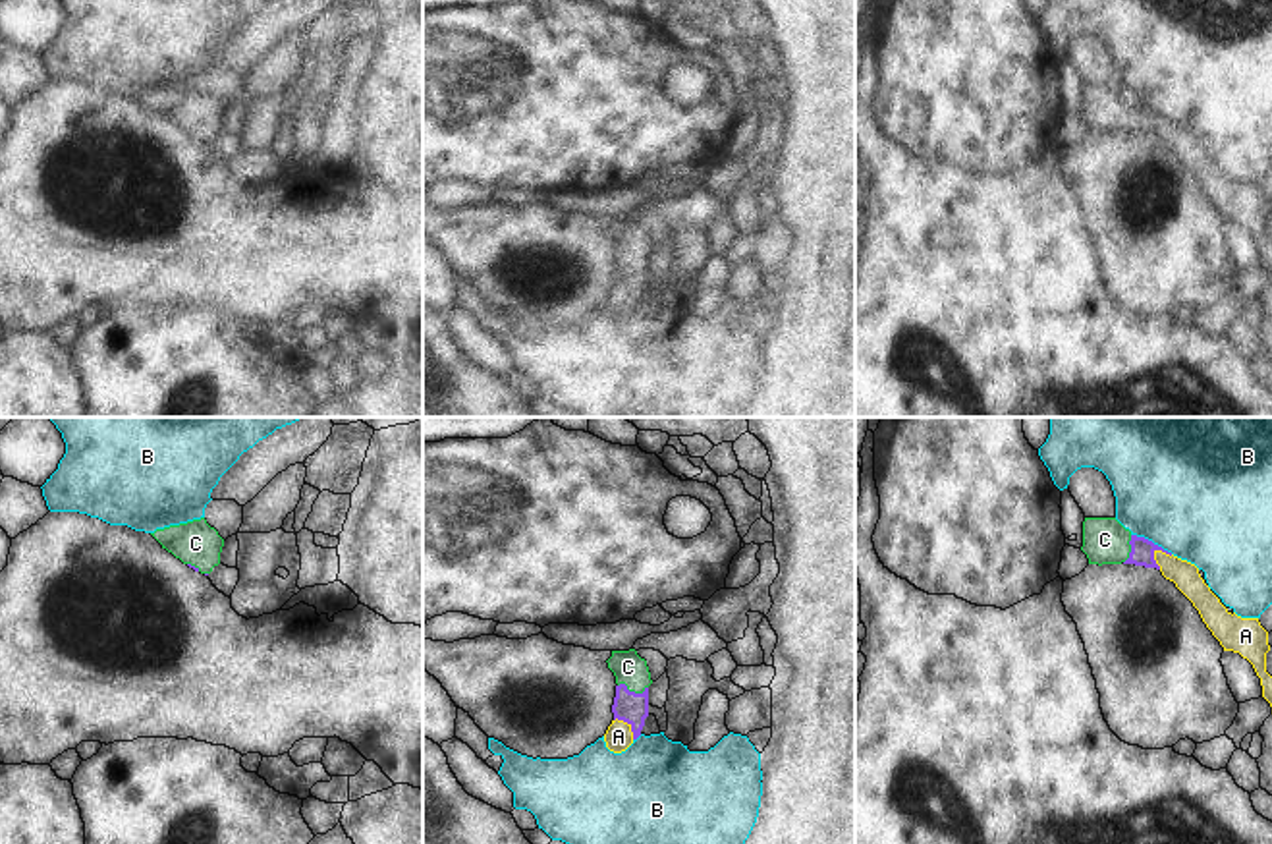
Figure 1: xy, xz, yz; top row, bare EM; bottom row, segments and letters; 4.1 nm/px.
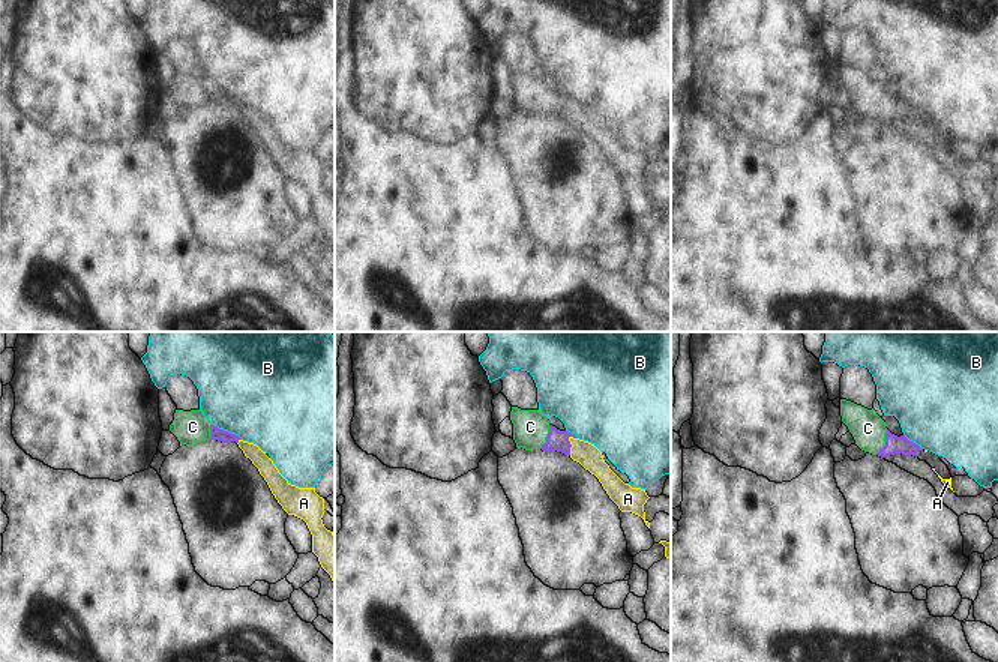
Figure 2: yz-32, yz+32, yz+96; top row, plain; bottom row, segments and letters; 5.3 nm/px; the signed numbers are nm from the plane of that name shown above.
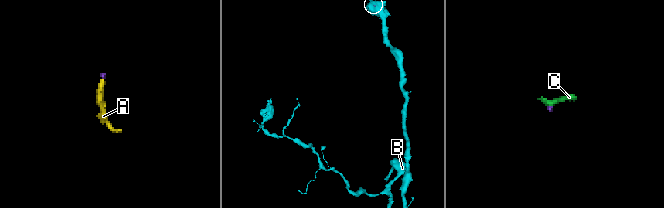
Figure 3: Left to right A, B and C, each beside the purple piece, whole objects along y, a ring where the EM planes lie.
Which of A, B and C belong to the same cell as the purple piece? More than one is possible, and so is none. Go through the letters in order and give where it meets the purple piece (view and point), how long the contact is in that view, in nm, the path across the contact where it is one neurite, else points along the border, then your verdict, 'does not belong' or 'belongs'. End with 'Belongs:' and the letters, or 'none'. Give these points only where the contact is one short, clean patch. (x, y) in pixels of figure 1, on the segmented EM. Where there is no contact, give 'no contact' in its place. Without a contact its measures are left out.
A: yz (1162, 551) | 90 nm | across yz (1141, 553), (1162, 551), (1186, 576) | belongs
B: yz (1151, 541) | 190 nm | along yz (1132, 534), (1143, 535), (1172, 553) | does not belong
C: xz (634, 692) | 130 nm | across xz (632, 707), (634, 692), (634, 678), (628, 667) | belongs
Belongs: A, C

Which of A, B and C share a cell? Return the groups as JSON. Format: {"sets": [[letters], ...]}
{"sets": [["A", "C"], ["B"]]}

